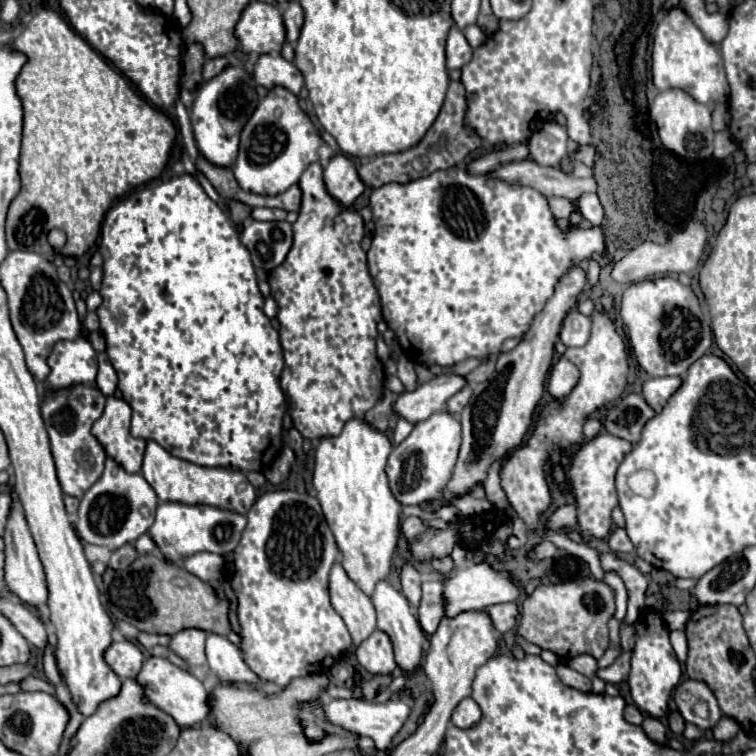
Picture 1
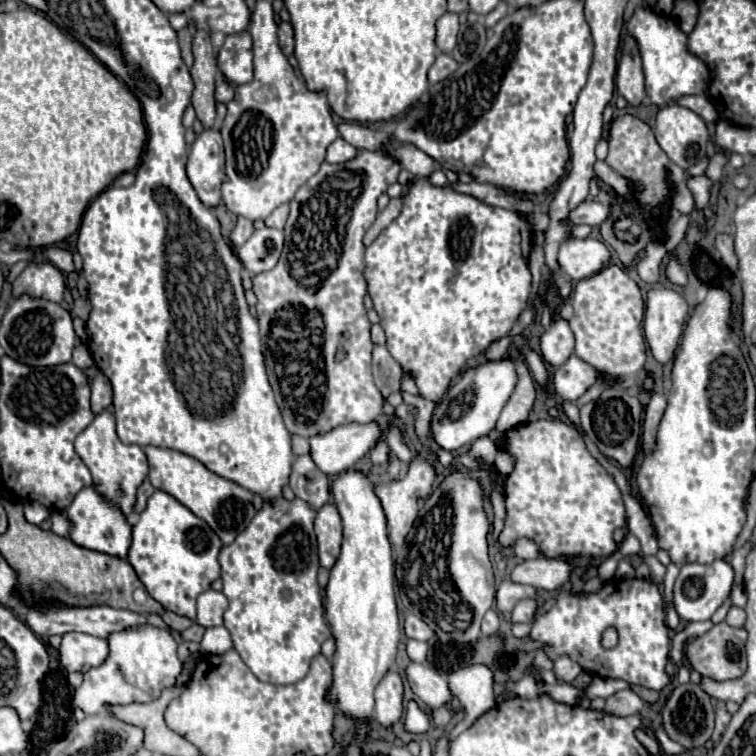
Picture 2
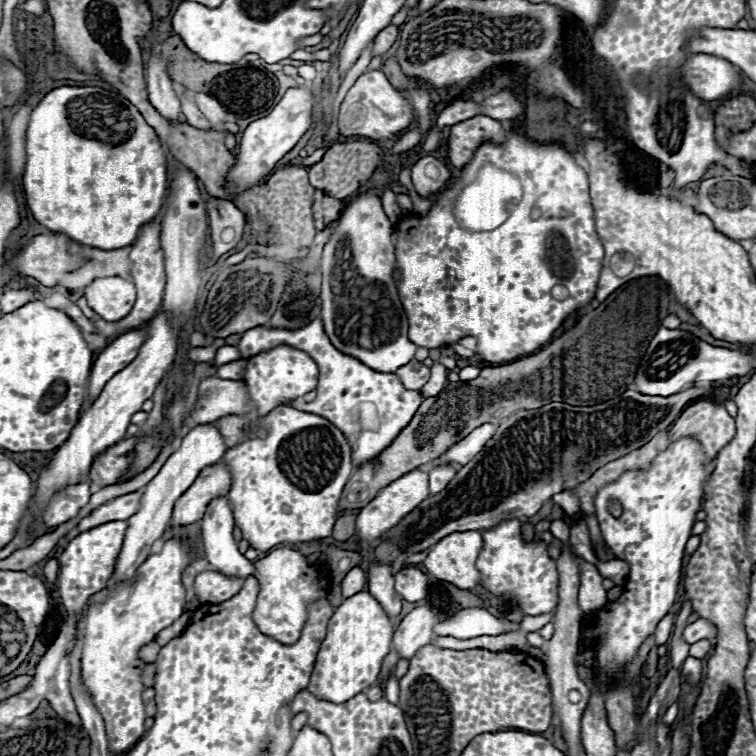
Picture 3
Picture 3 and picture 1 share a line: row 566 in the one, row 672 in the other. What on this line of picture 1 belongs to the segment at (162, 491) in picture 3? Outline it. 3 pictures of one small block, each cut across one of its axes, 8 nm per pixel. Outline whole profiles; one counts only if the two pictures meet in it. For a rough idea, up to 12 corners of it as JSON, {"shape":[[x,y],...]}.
{"shape":[[122,640],[106,648],[104,660],[120,678],[134,678],[144,654]]}

